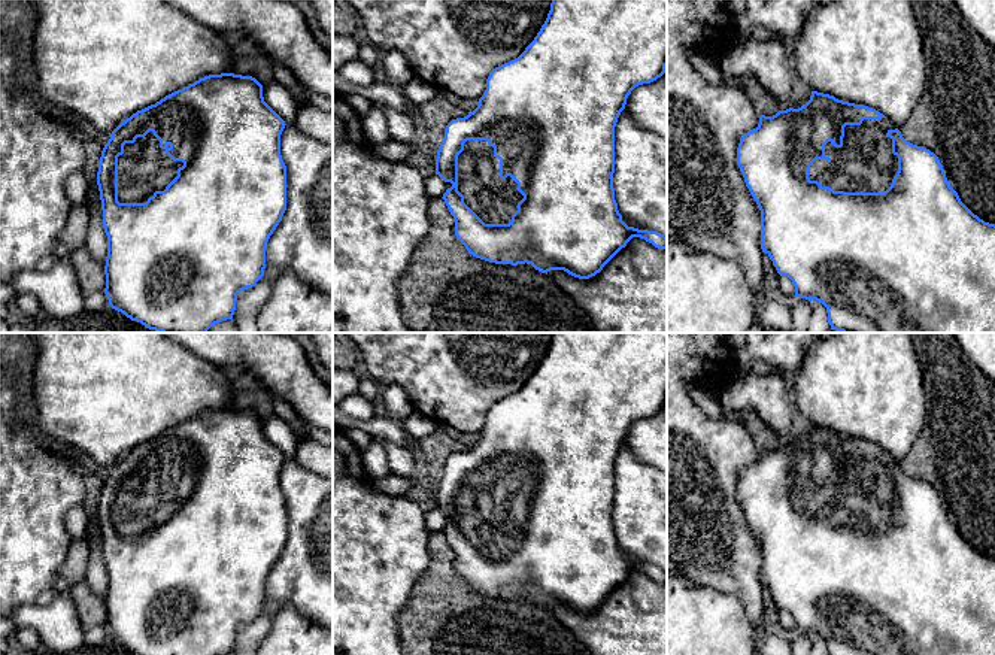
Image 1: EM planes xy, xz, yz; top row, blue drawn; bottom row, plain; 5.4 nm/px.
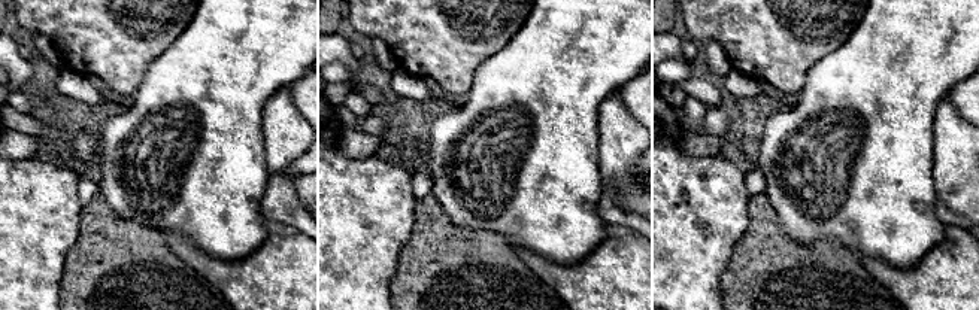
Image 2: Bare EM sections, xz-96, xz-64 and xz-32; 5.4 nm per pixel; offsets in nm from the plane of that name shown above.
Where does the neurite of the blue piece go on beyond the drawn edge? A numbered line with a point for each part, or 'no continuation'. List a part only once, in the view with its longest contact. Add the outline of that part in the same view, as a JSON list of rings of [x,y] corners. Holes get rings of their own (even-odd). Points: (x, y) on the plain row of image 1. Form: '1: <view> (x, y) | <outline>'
1: yz (865, 497) | [[[889,452],[864,454],[861,460],[846,460],[843,480],[825,479],[825,489],[809,503],[810,515],[844,527],[885,527],[898,506],[898,491],[892,488],[889,464],[898,461]]]

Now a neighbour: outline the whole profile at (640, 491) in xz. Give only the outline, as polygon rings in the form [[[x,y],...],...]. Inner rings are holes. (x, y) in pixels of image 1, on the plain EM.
[[[627,443],[615,461],[613,522],[622,551],[667,571],[667,474],[640,463]]]

